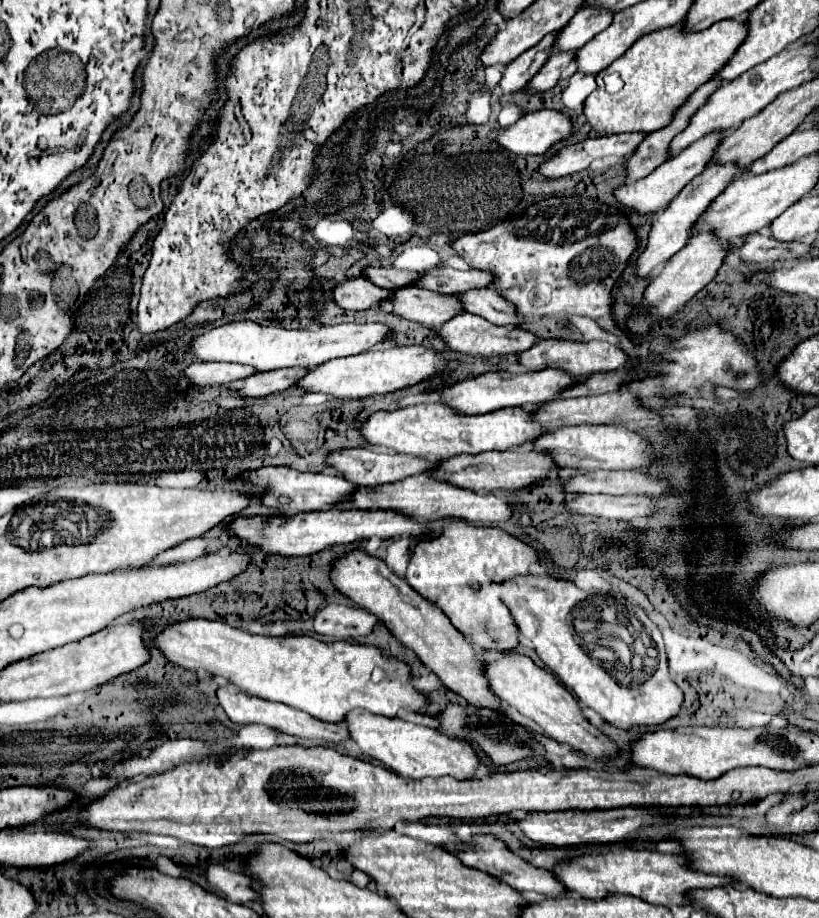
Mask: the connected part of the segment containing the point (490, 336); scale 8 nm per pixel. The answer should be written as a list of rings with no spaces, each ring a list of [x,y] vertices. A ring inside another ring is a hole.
[[[462,311],[458,313],[456,317],[452,317],[450,321],[446,321],[442,327],[434,329],[436,335],[442,339],[442,343],[452,349],[452,351],[458,351],[458,353],[464,353],[464,355],[492,355],[492,353],[520,353],[524,349],[530,349],[530,345],[534,345],[538,339],[530,333],[530,331],[524,331],[524,329],[518,329],[514,327],[512,331],[506,329],[506,327],[498,327],[490,321],[486,321],[484,317],[480,315],[474,315],[474,313],[468,313],[468,311]]]

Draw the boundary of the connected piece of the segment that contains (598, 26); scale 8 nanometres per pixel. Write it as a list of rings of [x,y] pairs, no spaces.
[[[580,9],[562,29],[556,31],[554,51],[576,51],[586,45],[594,35],[612,23],[612,13],[604,9]]]

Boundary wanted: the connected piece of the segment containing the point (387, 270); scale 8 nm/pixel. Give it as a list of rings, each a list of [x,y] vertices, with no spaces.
[[[366,267],[364,275],[368,281],[372,281],[378,287],[384,289],[398,289],[412,285],[418,279],[418,273],[412,271],[400,271],[396,267]]]

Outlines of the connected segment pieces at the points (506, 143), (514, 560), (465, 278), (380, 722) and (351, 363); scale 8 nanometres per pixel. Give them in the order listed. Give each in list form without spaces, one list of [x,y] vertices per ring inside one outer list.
[[[540,109],[526,113],[516,123],[502,129],[494,143],[518,155],[542,155],[570,133],[572,125],[566,115],[552,109]]]
[[[448,519],[440,537],[424,537],[416,543],[406,581],[422,597],[432,599],[448,615],[460,633],[468,633],[480,649],[512,651],[518,645],[518,629],[508,607],[492,593],[490,583],[514,575],[526,575],[528,565],[538,559],[536,551],[498,527],[478,527],[464,519]]]
[[[436,267],[430,271],[424,271],[420,279],[416,281],[416,287],[430,289],[436,293],[452,295],[464,289],[474,289],[474,287],[488,287],[492,283],[492,275],[476,269],[468,271],[458,271],[454,267]]]
[[[354,709],[346,713],[342,723],[348,727],[348,735],[352,737],[352,741],[358,743],[362,755],[380,761],[388,769],[408,779],[444,777],[444,775],[456,779],[468,779],[474,777],[480,767],[480,761],[468,743],[446,737],[444,733],[438,733],[424,725],[416,725],[398,717],[374,715],[364,709]]]
[[[390,347],[390,349],[372,349],[358,355],[338,357],[332,361],[326,361],[322,365],[310,367],[308,373],[296,381],[294,389],[306,391],[306,393],[324,393],[332,395],[336,399],[362,399],[374,393],[388,393],[396,389],[404,389],[408,385],[416,385],[422,379],[434,375],[434,373],[446,373],[450,371],[448,361],[440,355],[436,355],[434,349],[426,347]]]

